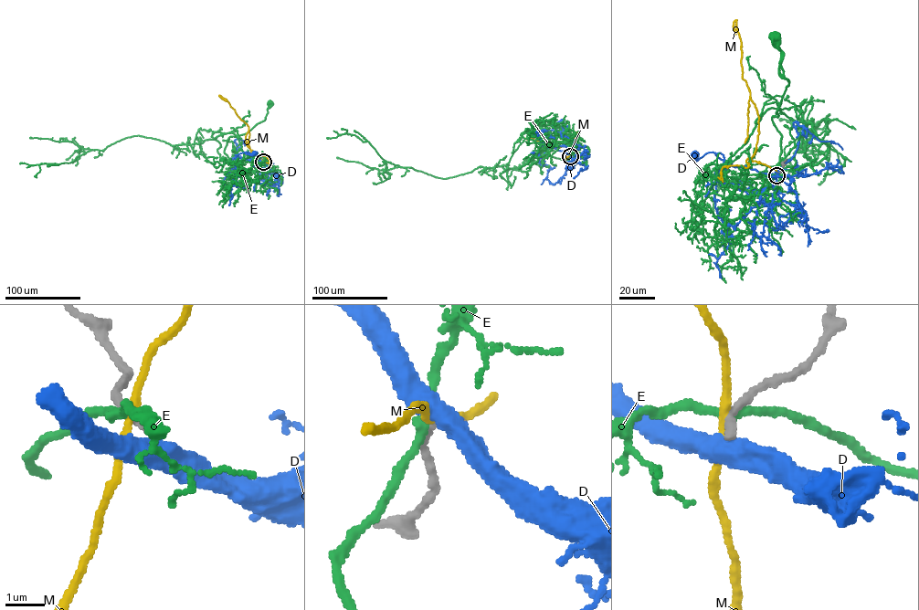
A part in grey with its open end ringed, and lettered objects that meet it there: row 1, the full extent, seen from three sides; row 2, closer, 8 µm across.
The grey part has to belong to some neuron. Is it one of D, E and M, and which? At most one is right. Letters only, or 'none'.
none

